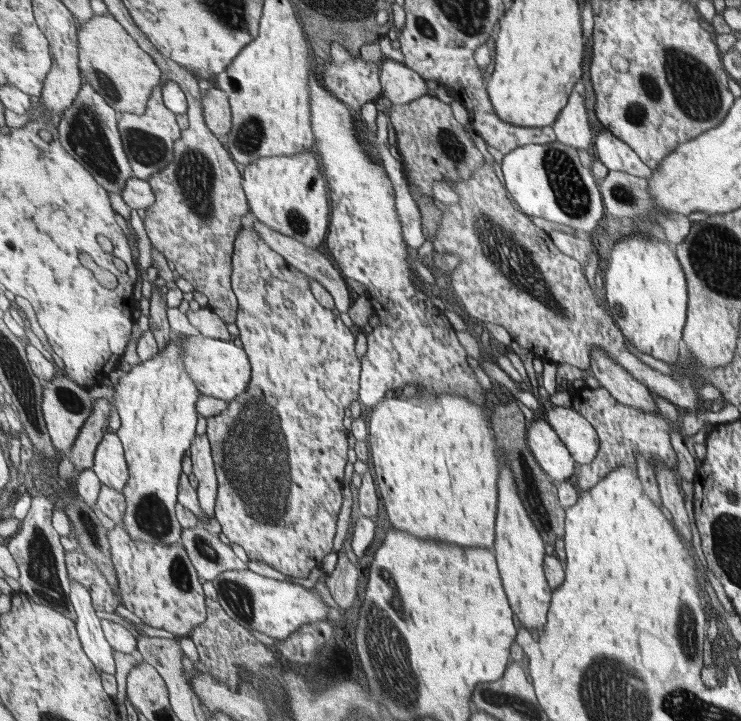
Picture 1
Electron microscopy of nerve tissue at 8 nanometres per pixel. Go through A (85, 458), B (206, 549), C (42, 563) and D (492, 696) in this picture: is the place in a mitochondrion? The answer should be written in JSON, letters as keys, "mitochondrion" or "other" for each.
{"A":"other","B":"mitochondrion","C":"mitochondrion","D":"mitochondrion"}

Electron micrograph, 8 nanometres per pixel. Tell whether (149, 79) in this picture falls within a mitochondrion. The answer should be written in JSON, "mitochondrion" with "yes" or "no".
{"mitochondrion":"no"}

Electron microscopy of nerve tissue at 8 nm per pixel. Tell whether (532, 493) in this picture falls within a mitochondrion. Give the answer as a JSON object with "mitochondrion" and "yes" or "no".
{"mitochondrion":"yes"}

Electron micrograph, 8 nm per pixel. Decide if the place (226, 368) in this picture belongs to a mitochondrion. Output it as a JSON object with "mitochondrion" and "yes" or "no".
{"mitochondrion":"no"}

